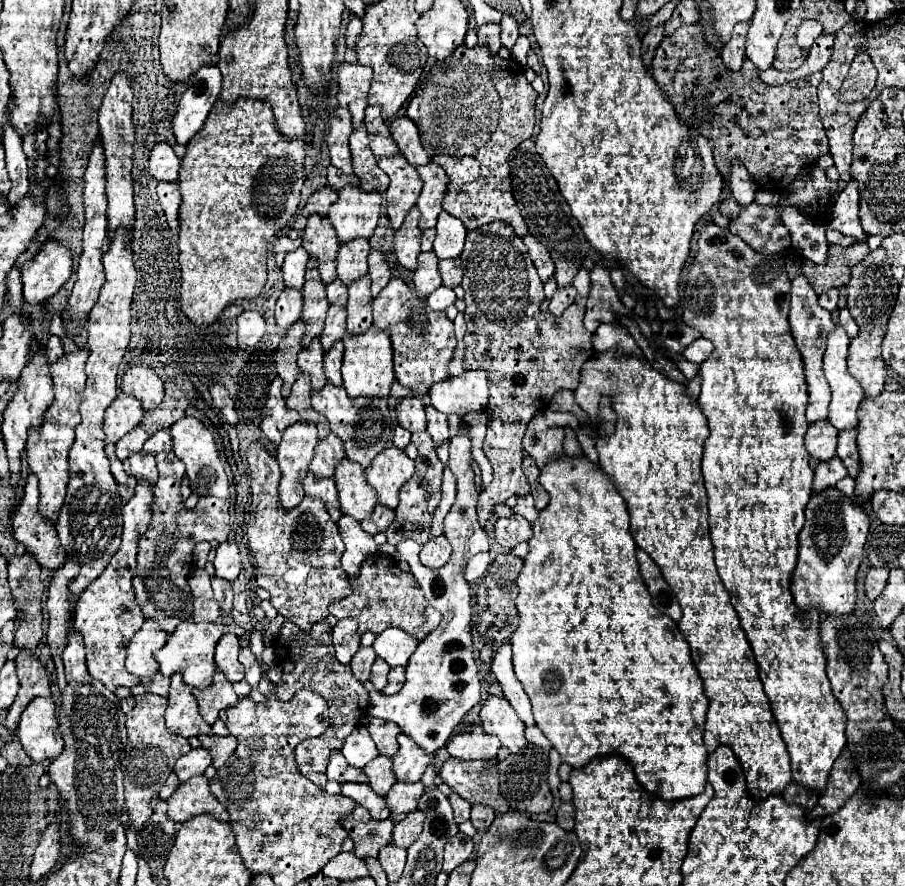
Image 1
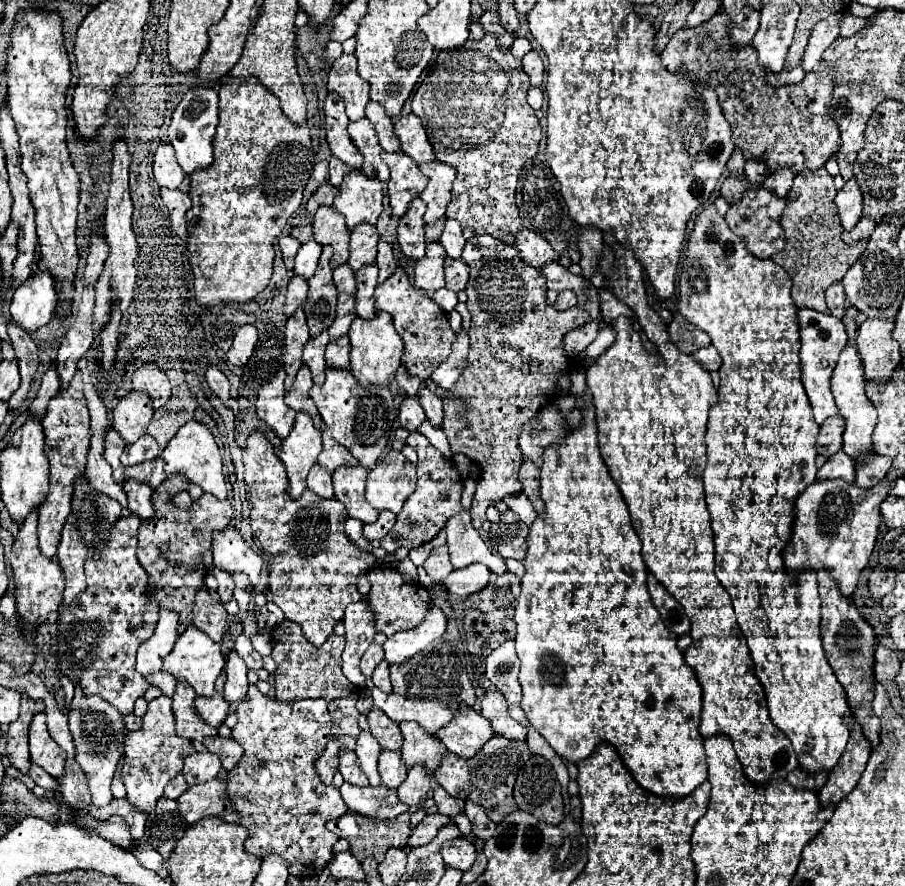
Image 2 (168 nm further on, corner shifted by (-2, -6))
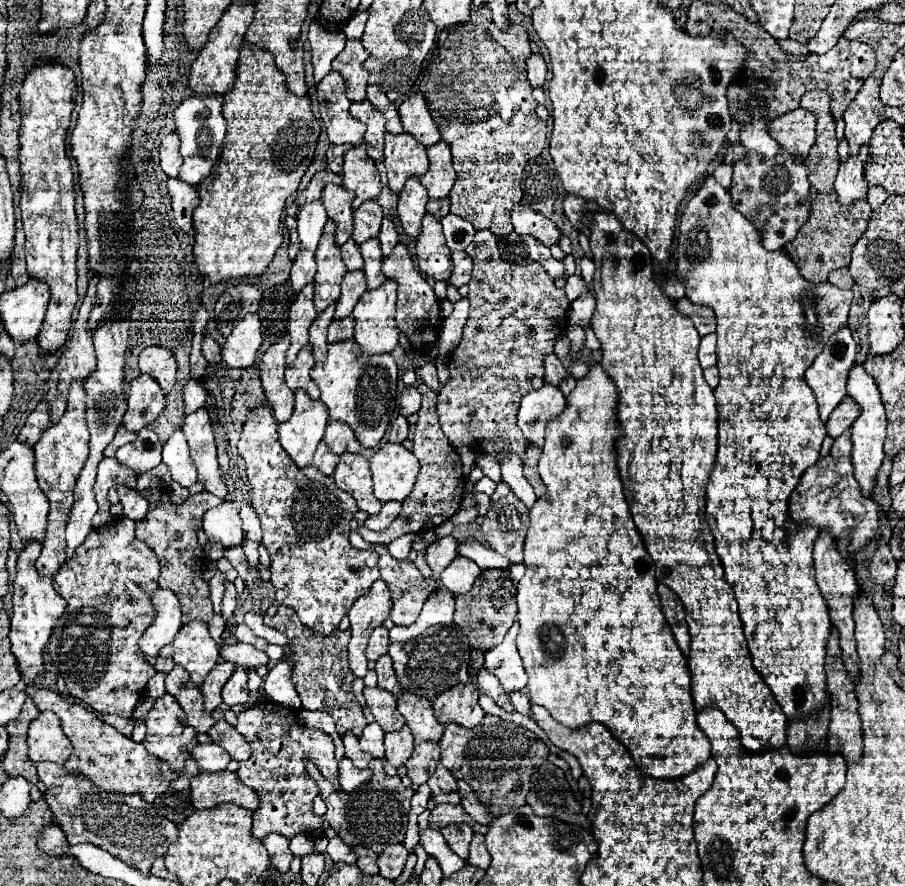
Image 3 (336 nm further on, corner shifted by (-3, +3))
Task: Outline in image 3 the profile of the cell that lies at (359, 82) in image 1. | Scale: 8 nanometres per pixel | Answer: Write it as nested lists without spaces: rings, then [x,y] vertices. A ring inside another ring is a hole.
[[[346,40],[344,50],[334,58],[332,70],[338,70],[346,80],[346,96],[352,102],[366,100],[366,82],[368,70],[364,68],[364,60],[368,58],[366,48],[360,40]]]

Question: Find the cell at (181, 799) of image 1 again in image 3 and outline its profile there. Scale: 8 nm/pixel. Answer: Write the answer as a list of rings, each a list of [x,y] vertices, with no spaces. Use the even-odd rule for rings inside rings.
[[[222,770],[222,772],[202,772],[200,776],[194,776],[190,782],[190,796],[196,810],[212,808],[224,802],[238,804],[248,810],[260,808],[260,800],[252,788],[248,788],[234,772]]]

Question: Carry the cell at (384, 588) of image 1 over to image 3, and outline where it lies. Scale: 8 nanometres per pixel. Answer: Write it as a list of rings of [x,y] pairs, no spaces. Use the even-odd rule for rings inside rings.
[[[374,546],[374,550],[380,554],[380,560],[378,560],[380,578],[388,584],[392,592],[394,606],[392,606],[390,618],[398,626],[408,626],[416,622],[422,610],[422,604],[438,588],[436,580],[424,578],[420,570],[414,566],[414,562],[410,560],[394,560],[386,552],[386,548],[378,550],[378,546]]]

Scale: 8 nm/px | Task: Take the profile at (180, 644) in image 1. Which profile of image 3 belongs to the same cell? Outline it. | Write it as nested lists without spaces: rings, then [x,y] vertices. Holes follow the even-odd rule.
[[[190,620],[184,624],[176,640],[164,646],[160,654],[170,656],[176,664],[184,666],[194,684],[202,684],[220,658],[218,644],[210,638],[208,624],[202,620]]]

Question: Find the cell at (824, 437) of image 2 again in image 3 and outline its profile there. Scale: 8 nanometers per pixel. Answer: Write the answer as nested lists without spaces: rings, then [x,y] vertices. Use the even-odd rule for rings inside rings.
[[[844,396],[844,400],[832,410],[828,422],[826,422],[826,428],[828,428],[828,434],[832,438],[838,438],[844,430],[848,430],[854,420],[860,416],[860,406],[850,398],[850,396]]]

